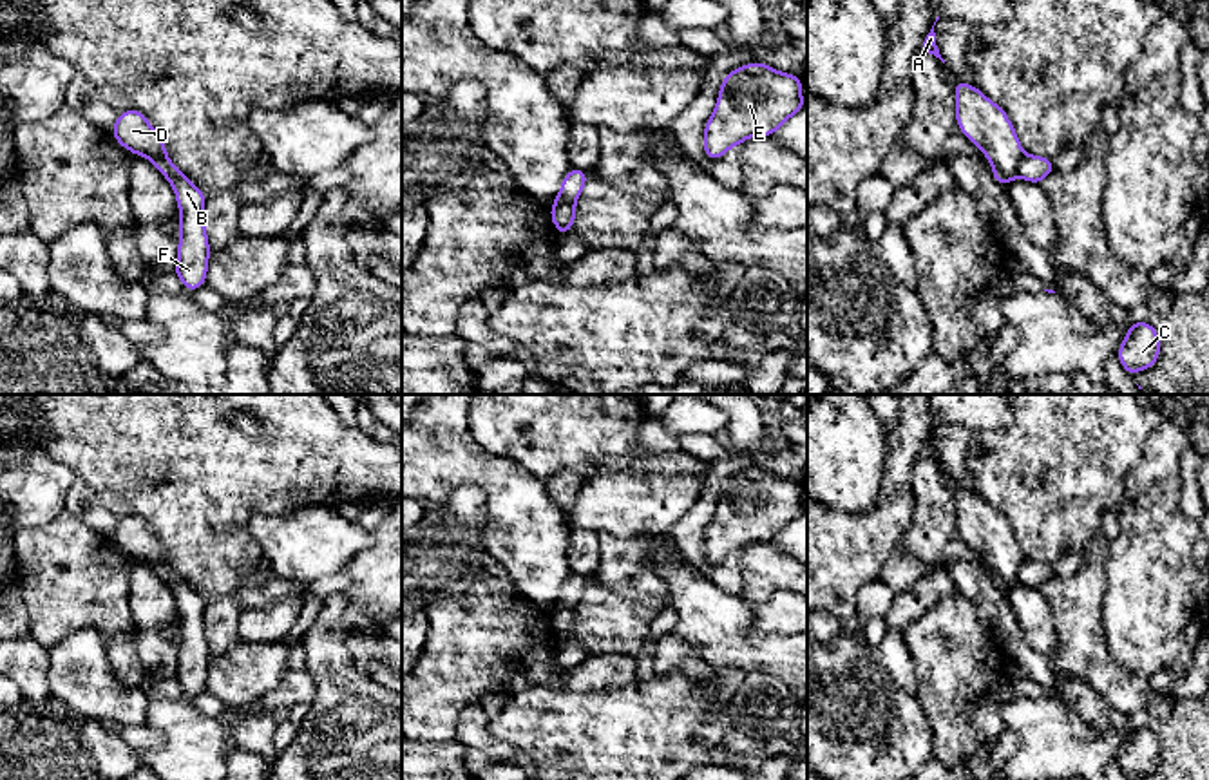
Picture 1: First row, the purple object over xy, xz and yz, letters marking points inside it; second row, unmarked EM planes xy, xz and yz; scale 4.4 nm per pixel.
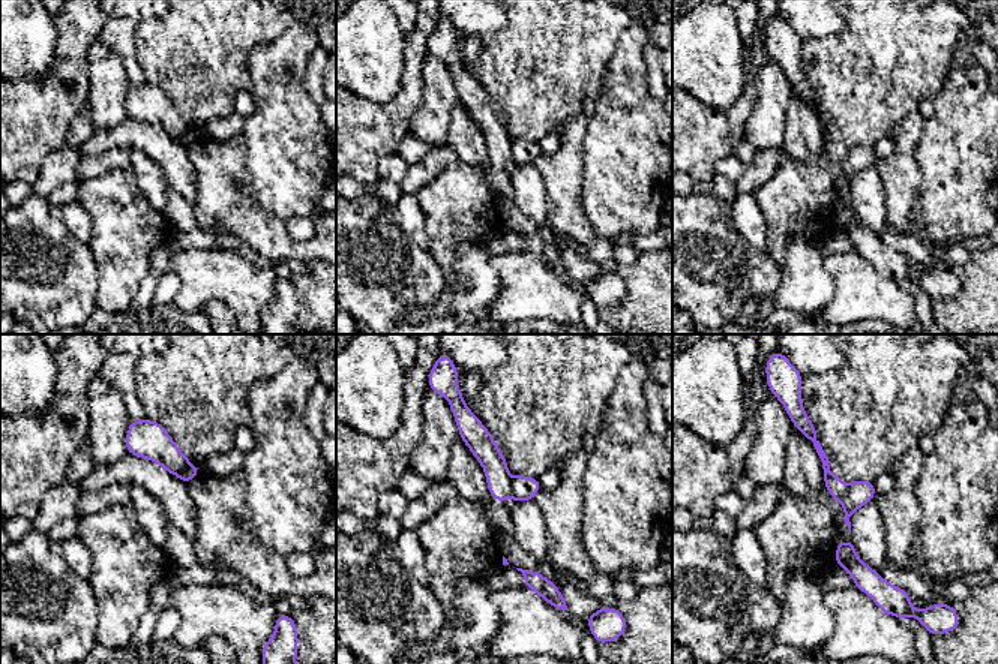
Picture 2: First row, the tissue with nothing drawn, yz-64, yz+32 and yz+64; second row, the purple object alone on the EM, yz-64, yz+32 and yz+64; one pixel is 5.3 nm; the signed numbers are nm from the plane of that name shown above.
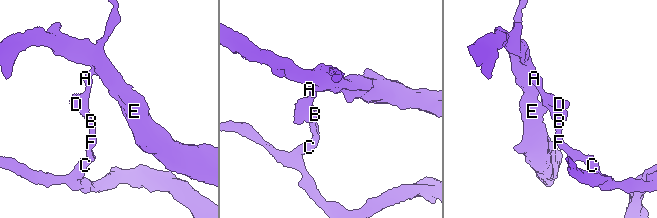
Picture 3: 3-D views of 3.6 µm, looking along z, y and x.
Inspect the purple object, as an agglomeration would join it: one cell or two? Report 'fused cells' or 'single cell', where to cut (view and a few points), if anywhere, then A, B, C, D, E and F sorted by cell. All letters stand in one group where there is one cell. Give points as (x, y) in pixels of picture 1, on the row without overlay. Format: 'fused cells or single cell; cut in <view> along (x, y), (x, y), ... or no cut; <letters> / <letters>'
fused cells; cut in xz along (572, 607), (552, 612); A D E / B C F

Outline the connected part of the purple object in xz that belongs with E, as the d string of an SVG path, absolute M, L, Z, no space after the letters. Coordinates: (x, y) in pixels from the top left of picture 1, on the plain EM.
M751 467L728 478L704 532L704 559L715 566L753 541L773 541L805 512L802 483Z

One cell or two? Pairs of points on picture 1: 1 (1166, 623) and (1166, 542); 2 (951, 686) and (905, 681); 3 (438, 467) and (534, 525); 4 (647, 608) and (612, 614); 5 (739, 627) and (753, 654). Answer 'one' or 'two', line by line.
1: one
2: two
3: one
4: one
5: one

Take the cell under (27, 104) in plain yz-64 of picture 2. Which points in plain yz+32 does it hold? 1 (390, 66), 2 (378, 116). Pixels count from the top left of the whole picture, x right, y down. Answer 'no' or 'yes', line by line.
1: no
2: yes

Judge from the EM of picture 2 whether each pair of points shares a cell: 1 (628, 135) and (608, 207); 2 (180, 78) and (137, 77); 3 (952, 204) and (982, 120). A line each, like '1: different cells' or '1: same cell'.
1: same cell
2: different cells
3: same cell

